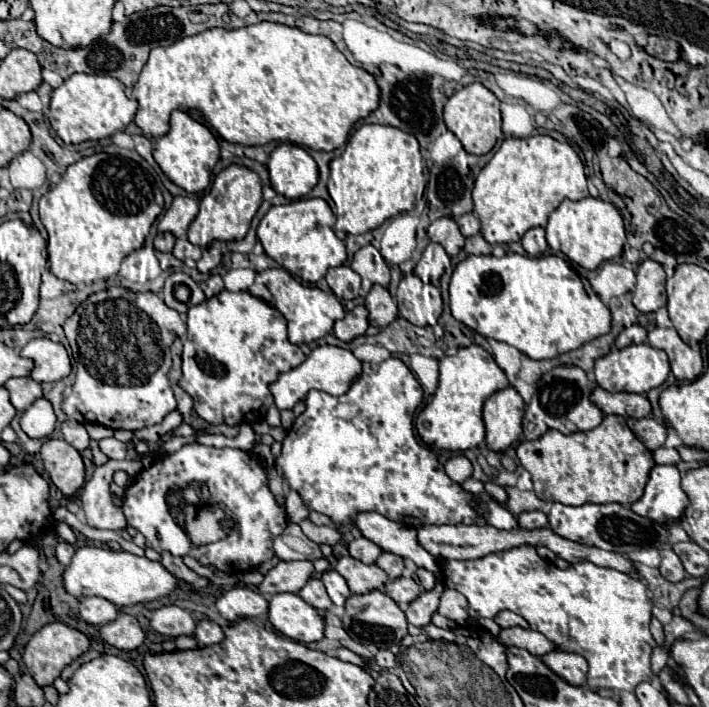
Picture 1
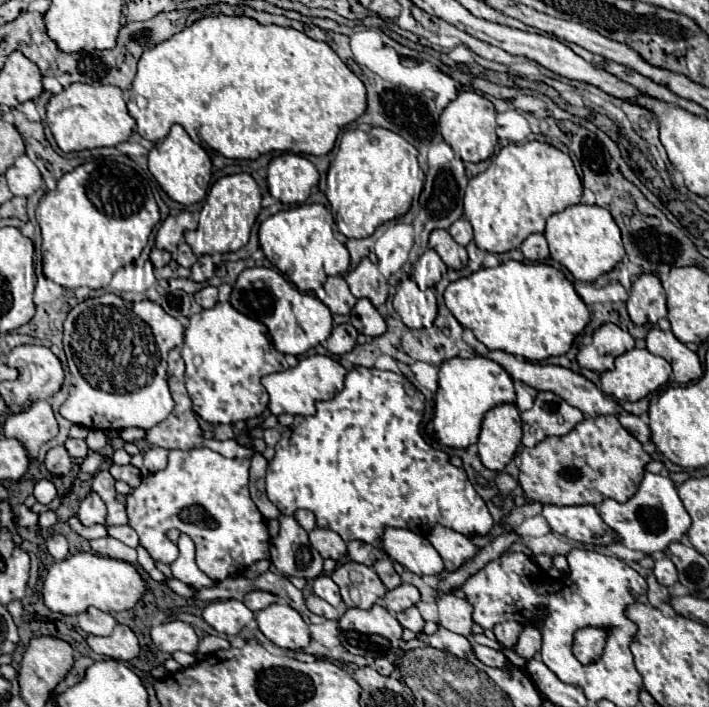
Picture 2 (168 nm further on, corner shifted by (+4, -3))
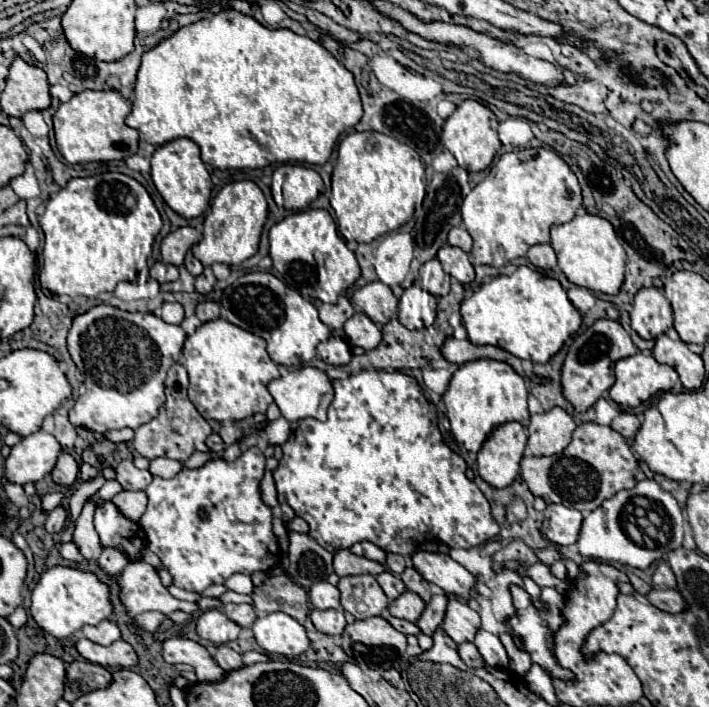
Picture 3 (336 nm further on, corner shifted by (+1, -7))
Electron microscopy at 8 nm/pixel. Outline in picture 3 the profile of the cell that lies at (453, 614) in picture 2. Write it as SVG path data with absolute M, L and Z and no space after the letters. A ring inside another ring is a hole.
M450 598L448 608L446 608L446 616L444 616L444 622L442 622L442 628L456 644L472 642L474 634L480 628L480 616L466 602Z

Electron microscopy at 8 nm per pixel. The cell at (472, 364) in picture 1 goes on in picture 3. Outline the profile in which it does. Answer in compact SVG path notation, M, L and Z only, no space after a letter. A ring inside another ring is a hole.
M498 360L466 362L454 372L446 394L442 396L446 404L446 416L450 420L452 438L458 444L462 444L466 450L478 452L482 442L496 426L512 420L522 422L530 416L526 398L528 398L528 390L524 378L518 376L514 368L508 366L506 362L498 362Z

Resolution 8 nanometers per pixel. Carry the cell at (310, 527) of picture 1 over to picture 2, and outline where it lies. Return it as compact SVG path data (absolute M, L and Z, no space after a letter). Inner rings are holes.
M315 528L309 532L309 540L313 542L313 546L319 550L319 554L323 558L331 558L335 562L341 562L347 556L347 544L333 530Z

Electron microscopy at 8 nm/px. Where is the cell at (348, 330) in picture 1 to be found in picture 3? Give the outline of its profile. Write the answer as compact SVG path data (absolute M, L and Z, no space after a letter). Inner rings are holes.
M330 336L328 342L318 346L318 356L334 366L346 366L352 360L350 344L340 336Z

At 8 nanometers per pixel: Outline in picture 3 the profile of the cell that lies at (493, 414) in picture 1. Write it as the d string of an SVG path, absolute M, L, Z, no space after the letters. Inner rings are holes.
M506 422L492 430L478 452L478 472L494 488L506 488L518 476L526 448L526 432L520 422Z

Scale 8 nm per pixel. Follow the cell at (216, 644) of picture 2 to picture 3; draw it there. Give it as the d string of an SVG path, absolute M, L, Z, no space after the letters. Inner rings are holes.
M218 646L216 648L216 654L214 654L214 660L220 668L224 668L226 672L230 670L236 670L242 666L242 660L240 660L240 654L236 650L232 650L230 646Z

